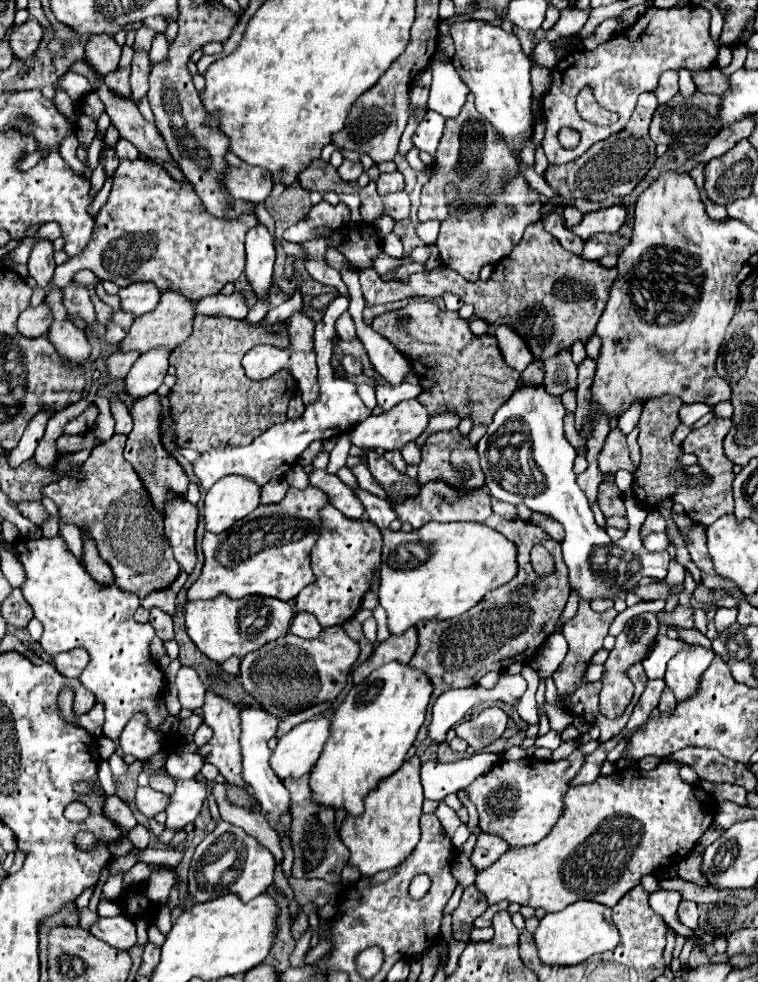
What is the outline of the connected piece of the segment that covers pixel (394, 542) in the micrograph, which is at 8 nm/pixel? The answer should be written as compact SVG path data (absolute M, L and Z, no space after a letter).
M362 488L356 490L356 496L360 496L368 516L382 532L382 564L380 564L382 580L378 600L386 610L390 634L402 634L422 620L434 620L434 618L450 620L454 616L460 616L472 606L476 606L486 592L496 590L498 586L506 584L516 576L516 546L510 540L506 540L500 532L476 522L450 522L450 524L428 522L420 530L394 532L389 526L398 515L389 502L364 492Z

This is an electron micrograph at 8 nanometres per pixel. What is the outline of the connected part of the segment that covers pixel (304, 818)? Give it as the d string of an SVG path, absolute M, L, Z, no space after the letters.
M308 774L302 778L284 780L284 786L292 796L292 848L294 848L294 878L322 878L326 882L340 882L342 868L348 864L348 848L342 844L336 826L334 812L312 804L312 792L308 788Z

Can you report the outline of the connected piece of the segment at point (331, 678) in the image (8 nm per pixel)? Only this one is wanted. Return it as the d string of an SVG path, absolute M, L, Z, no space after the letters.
M332 626L320 632L316 640L300 640L298 636L282 636L260 652L250 652L240 664L240 682L270 714L286 718L312 704L336 700L344 690L350 666L356 662L360 646L344 632L342 626Z

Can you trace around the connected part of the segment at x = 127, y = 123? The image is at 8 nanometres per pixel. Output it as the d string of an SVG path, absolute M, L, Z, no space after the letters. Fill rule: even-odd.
M98 76L98 96L106 104L106 114L110 116L112 124L118 128L120 136L132 142L142 154L146 154L152 160L164 160L172 162L174 160L168 156L168 150L164 148L164 140L160 140L160 134L156 132L156 126L140 114L138 106L132 102L128 104L126 100L116 100L108 88L104 88L104 78Z

